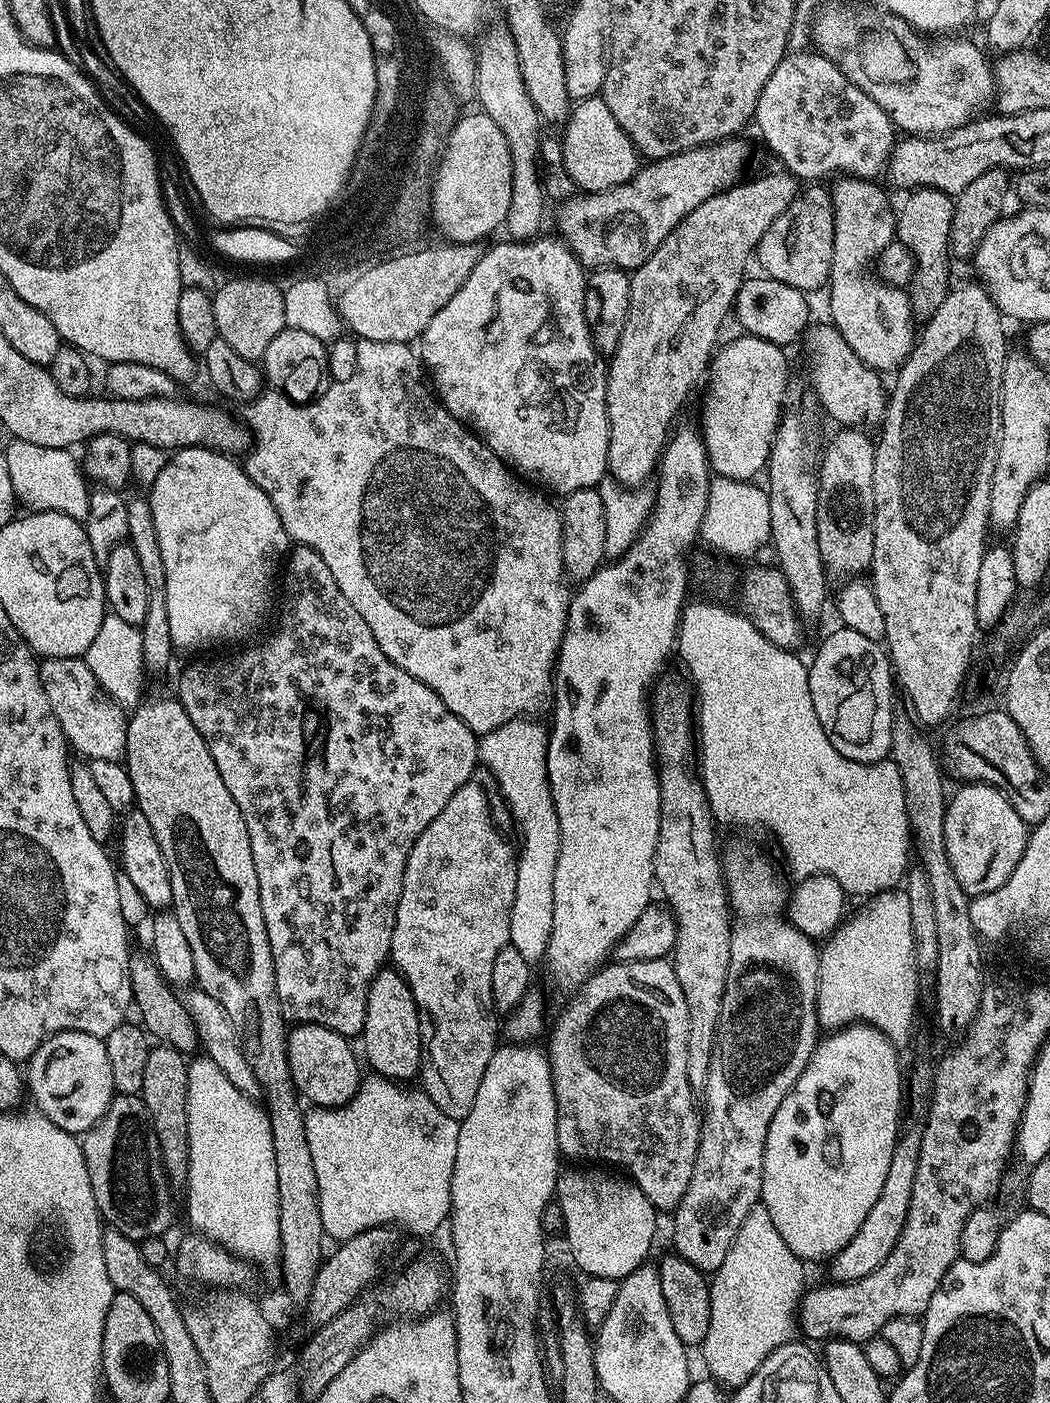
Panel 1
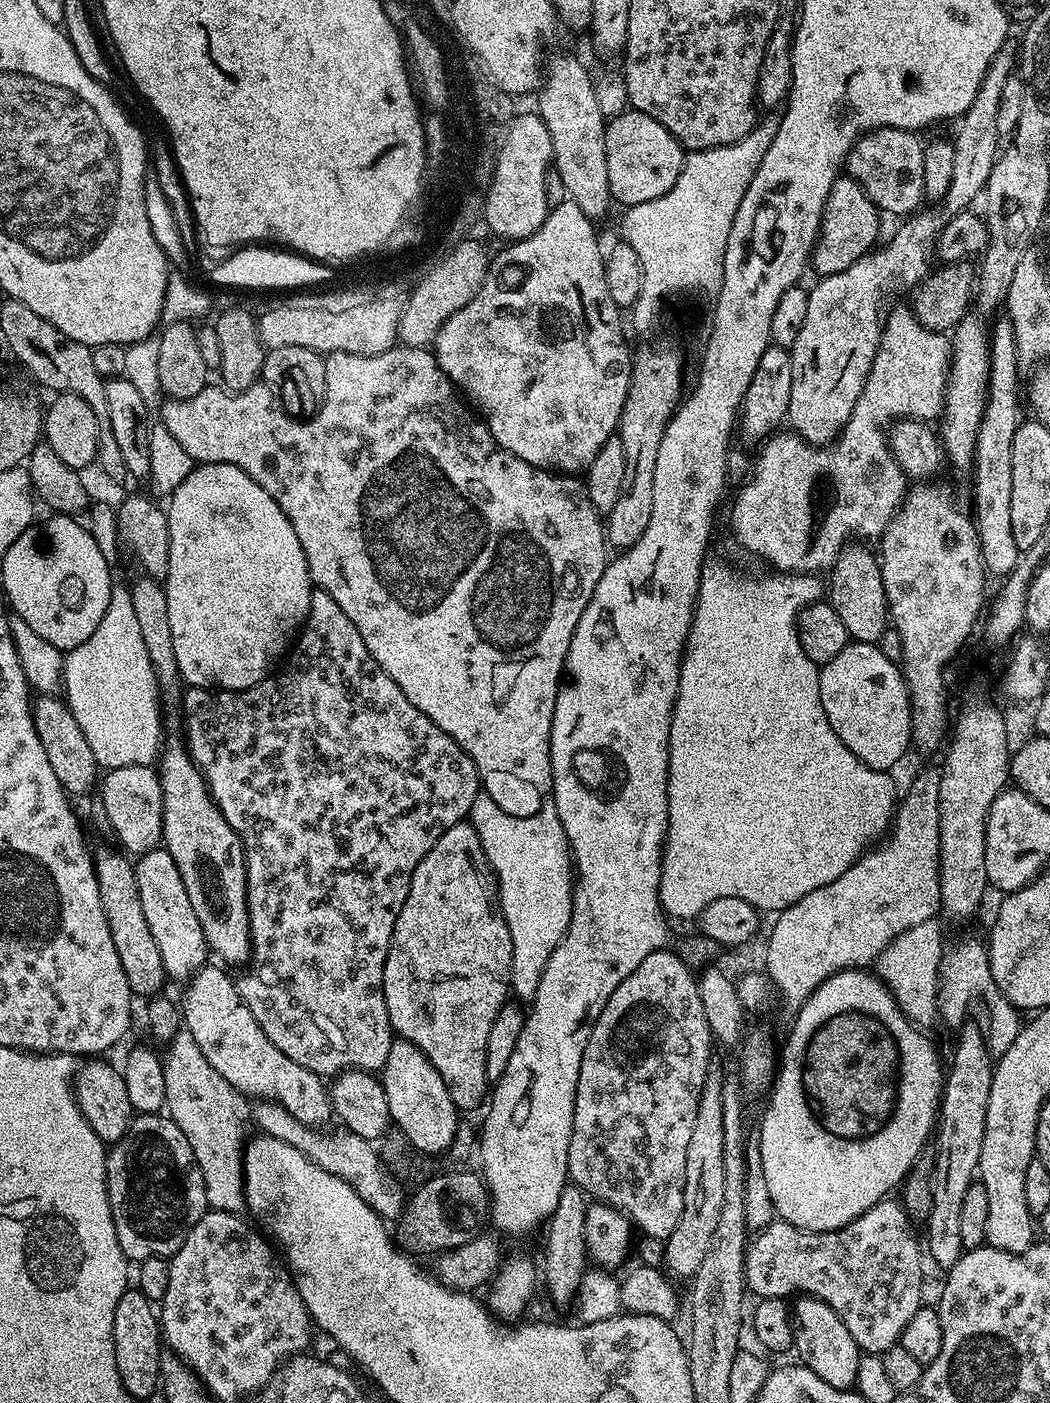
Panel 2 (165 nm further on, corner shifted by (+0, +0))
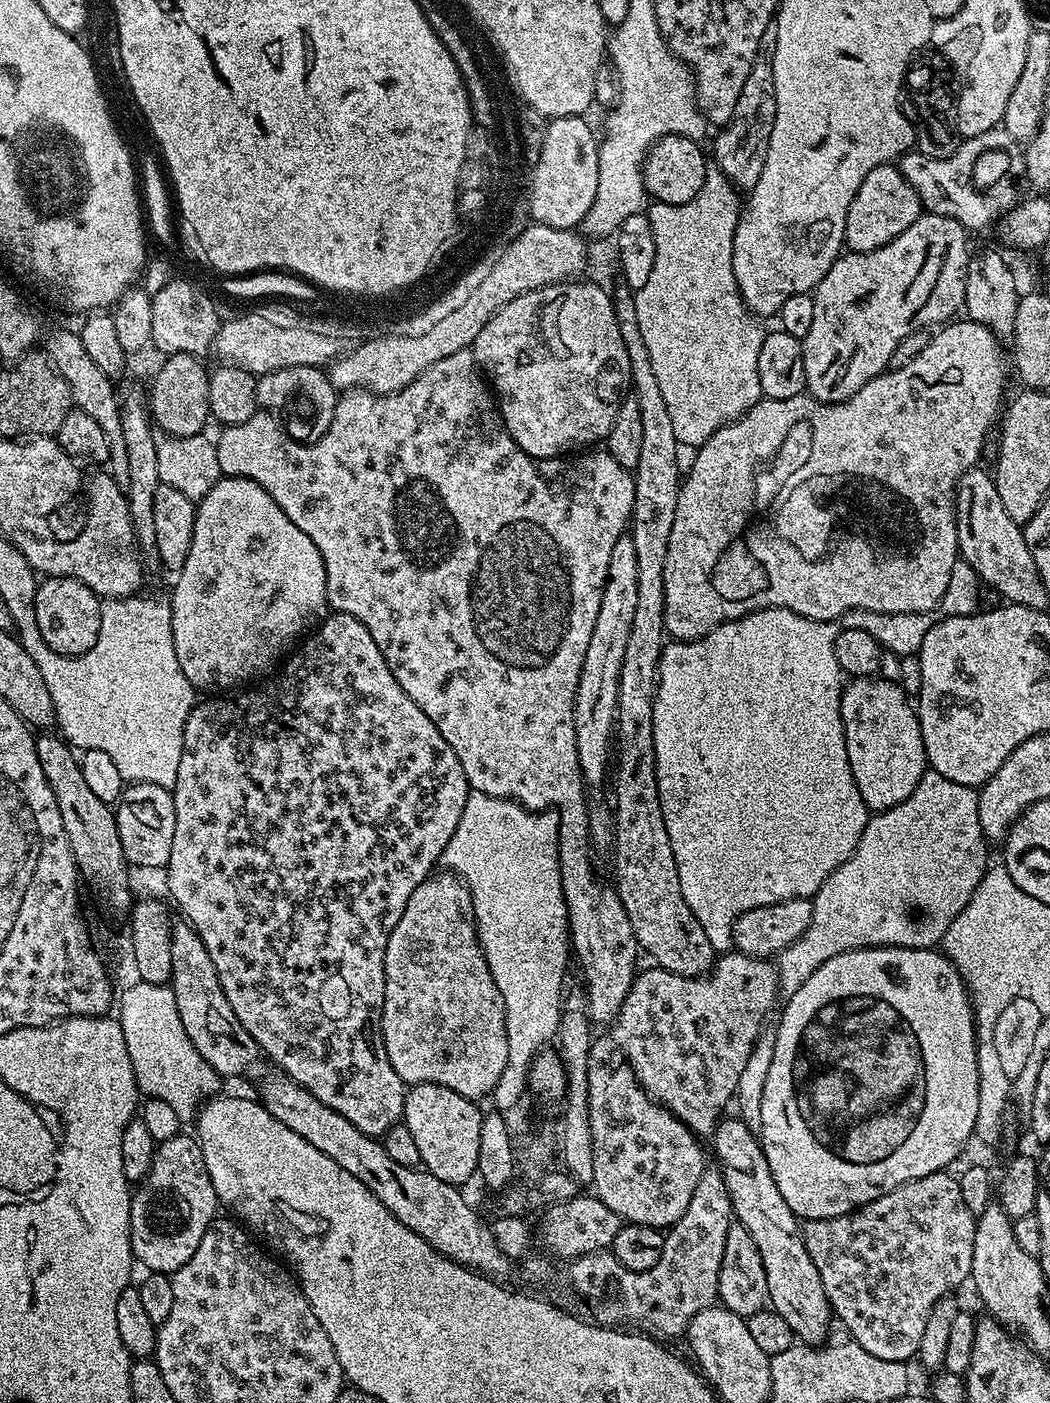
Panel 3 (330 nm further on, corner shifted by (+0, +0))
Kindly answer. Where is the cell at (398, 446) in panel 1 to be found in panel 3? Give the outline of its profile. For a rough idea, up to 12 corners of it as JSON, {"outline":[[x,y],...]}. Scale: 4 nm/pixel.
{"outline":[[467,348],[221,473],[318,546],[472,792],[560,813],[588,1016],[638,975],[578,678],[633,473]]}

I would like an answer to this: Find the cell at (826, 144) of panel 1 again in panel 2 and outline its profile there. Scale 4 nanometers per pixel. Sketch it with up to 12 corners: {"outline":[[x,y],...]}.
{"outline":[[874,128],[848,152],[847,175],[881,213],[921,207],[922,140]]}

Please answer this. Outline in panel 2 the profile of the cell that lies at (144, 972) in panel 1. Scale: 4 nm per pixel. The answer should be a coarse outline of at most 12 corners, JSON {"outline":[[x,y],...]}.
{"outline":[[94,852],[98,898],[133,997],[166,984],[133,861]]}

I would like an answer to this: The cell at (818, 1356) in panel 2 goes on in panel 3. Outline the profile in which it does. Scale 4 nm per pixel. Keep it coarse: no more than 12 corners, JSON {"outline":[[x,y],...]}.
{"outline":[[721,1119],[710,1148],[768,1304],[799,1343],[834,1321],[801,1221],[757,1133]]}

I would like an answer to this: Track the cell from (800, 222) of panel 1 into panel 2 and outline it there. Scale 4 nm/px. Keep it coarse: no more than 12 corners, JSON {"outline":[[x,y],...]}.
{"outline":[[837,176],[810,257],[822,277],[873,251],[880,209]]}

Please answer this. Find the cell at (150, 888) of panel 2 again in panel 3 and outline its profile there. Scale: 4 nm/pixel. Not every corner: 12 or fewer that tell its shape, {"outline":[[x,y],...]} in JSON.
{"outline":[[173,923],[170,986],[194,1050],[222,1078],[262,1060],[202,938]]}

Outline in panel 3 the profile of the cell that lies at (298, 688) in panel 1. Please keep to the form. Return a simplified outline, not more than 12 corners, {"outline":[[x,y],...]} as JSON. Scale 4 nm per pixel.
{"outline":[[358,618],[192,705],[166,869],[380,1138],[386,942],[470,795]]}

